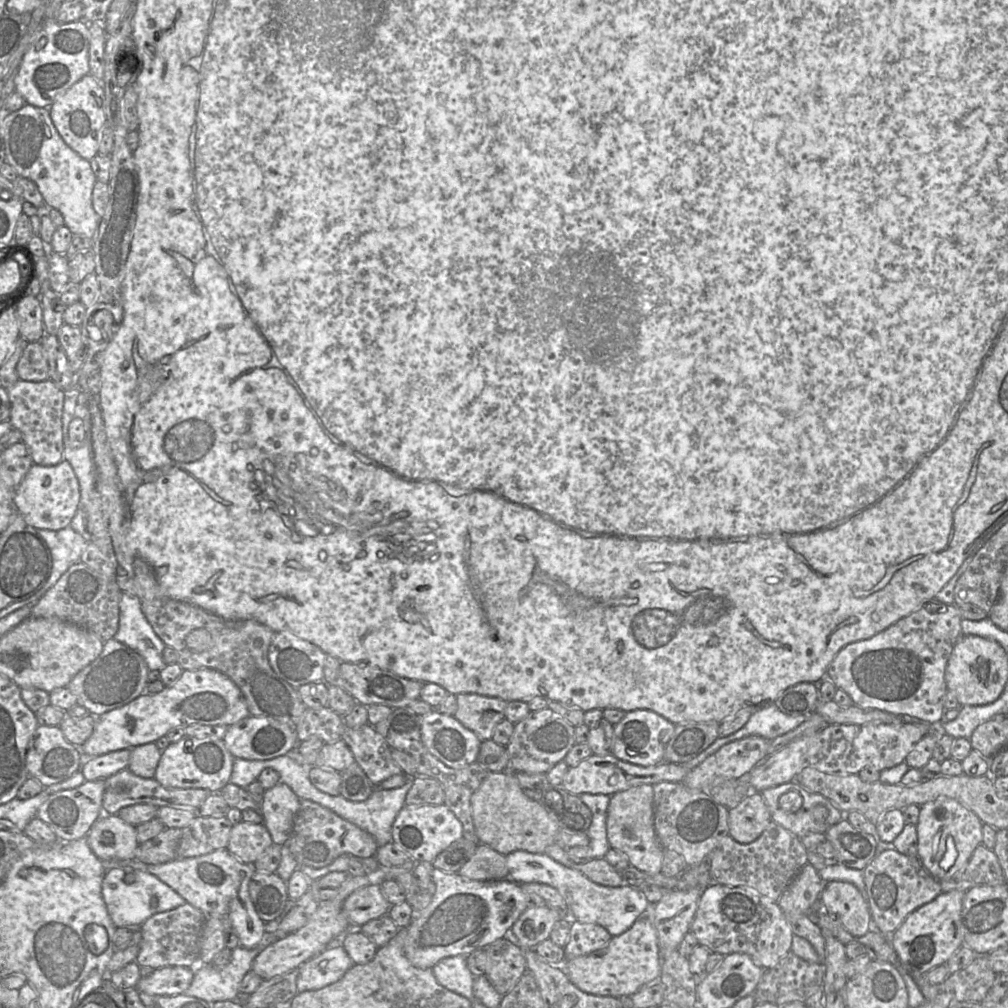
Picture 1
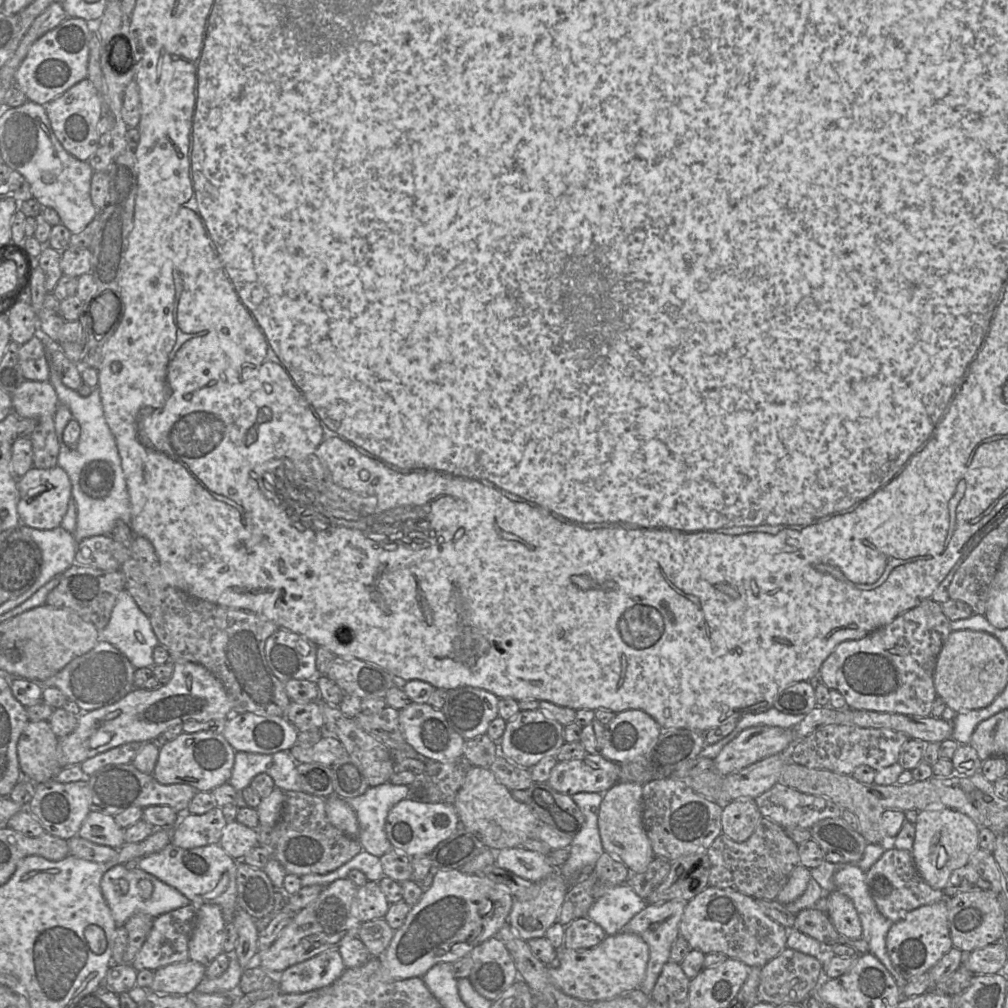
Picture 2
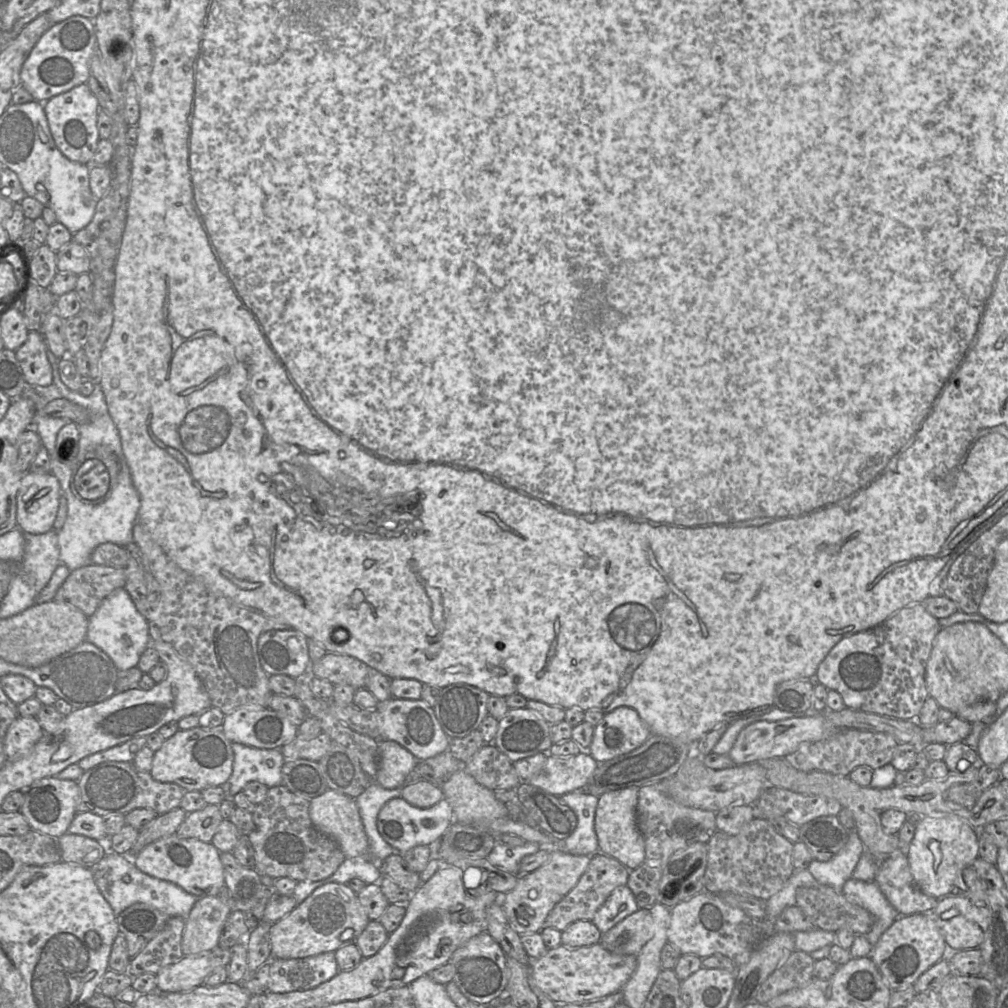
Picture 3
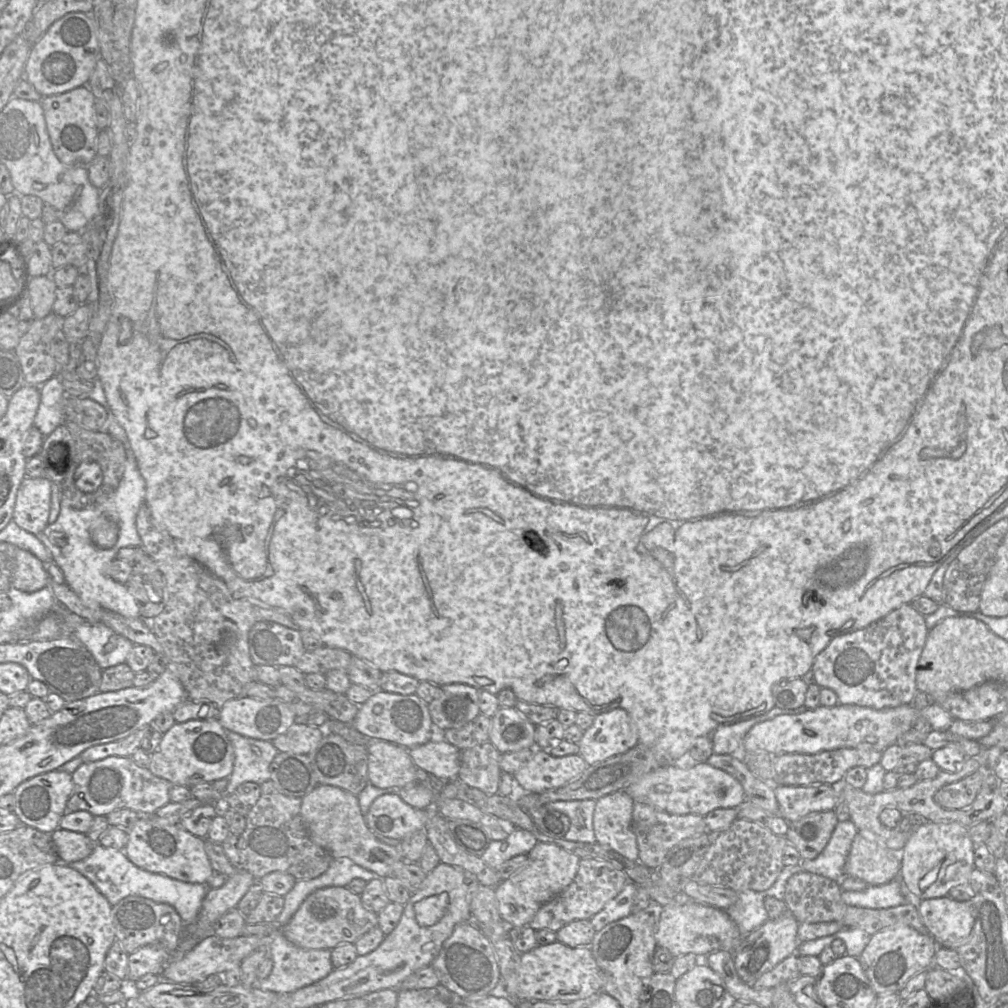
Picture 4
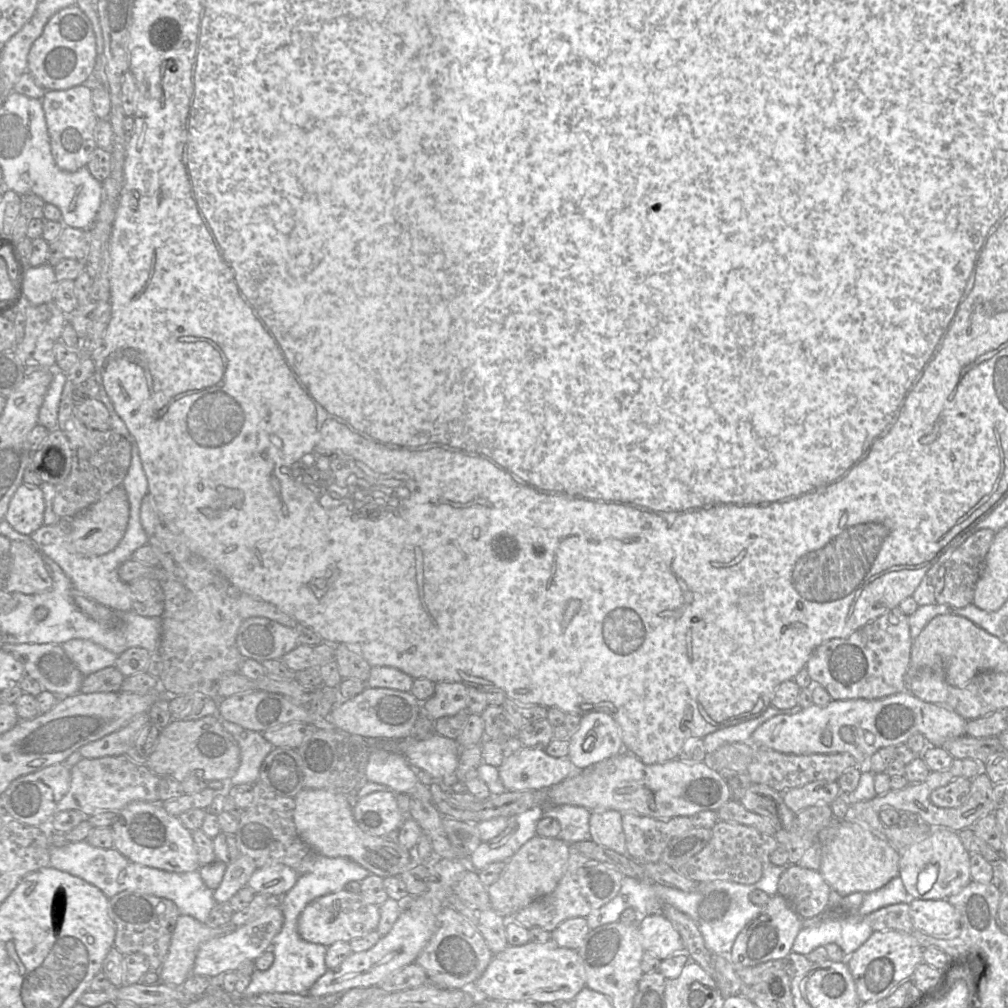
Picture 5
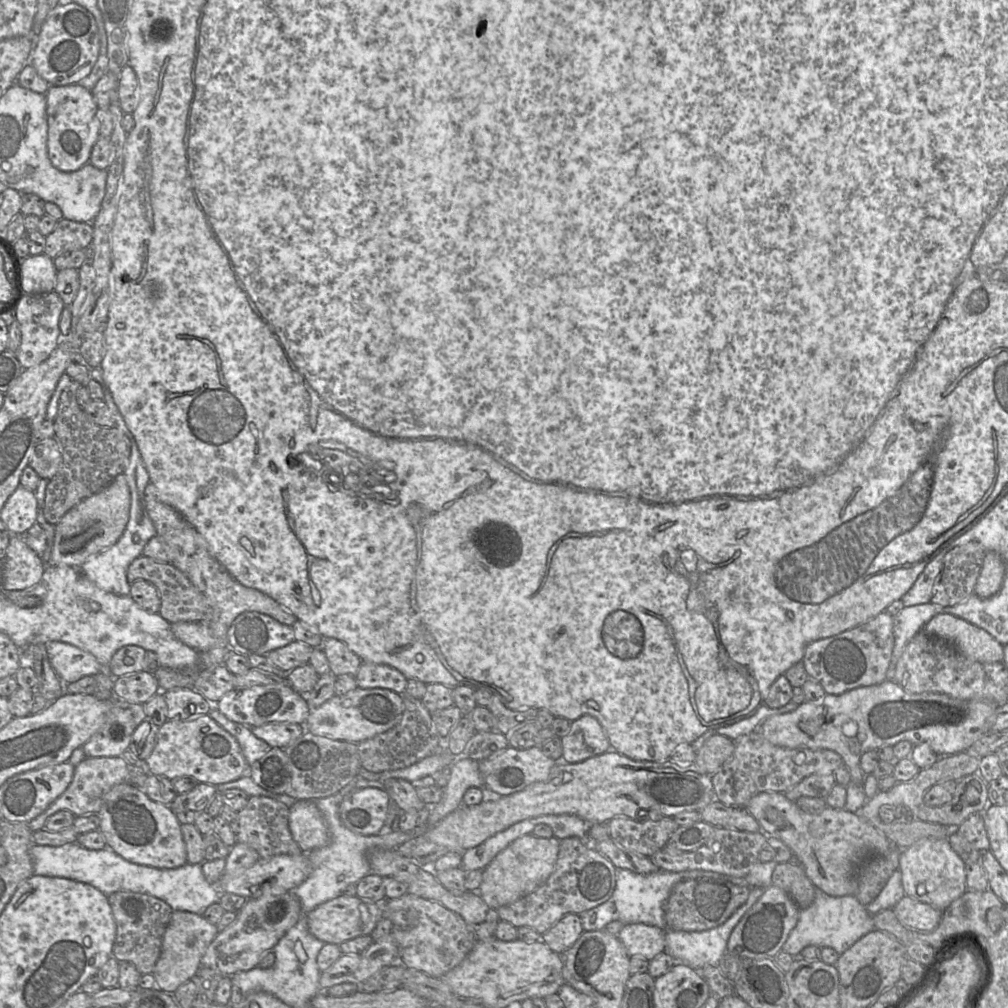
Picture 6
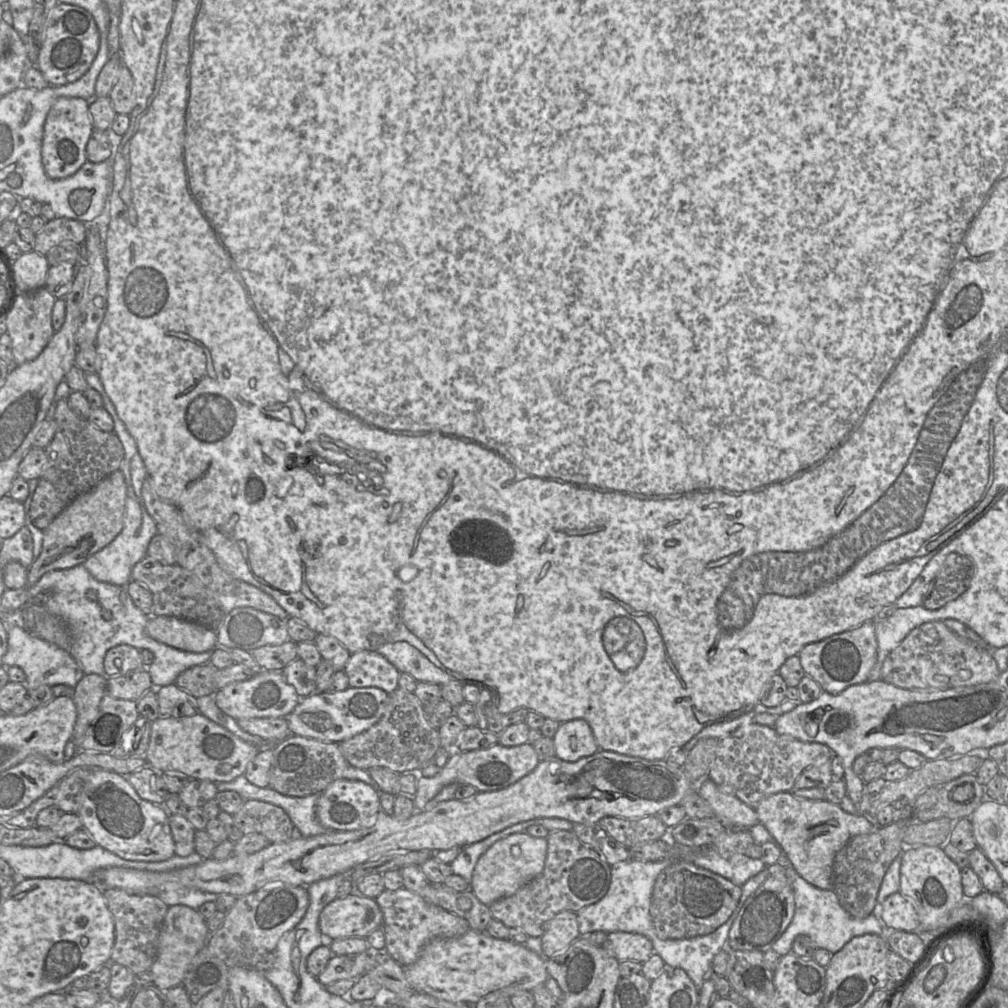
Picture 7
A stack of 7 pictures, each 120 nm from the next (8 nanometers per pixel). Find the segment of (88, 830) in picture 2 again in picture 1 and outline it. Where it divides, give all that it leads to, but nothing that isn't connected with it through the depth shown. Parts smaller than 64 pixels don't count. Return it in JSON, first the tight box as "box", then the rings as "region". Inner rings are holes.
{"box":[86,814,138,863],"region":[[[118,814],[102,815],[92,825],[86,835],[88,845],[92,852],[104,863],[105,861],[119,861],[135,858],[138,847],[136,827],[125,822]]]}

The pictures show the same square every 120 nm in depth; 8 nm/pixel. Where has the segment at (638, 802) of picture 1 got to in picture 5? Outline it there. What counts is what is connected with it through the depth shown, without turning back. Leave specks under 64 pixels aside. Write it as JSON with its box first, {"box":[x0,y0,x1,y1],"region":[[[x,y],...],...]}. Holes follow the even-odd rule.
{"box":[589,810,627,855],"region":[[[616,810],[592,812],[589,825],[592,840],[595,843],[627,855],[621,812]]]}

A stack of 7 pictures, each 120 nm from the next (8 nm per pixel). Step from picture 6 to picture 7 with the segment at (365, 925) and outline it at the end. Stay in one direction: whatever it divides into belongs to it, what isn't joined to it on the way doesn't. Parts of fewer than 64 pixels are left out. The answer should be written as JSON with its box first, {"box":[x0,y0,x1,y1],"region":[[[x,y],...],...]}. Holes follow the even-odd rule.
{"box":[319,895,383,941],"region":[[[364,895],[336,898],[319,917],[319,929],[327,941],[367,938],[382,923],[383,913],[377,902]]]}

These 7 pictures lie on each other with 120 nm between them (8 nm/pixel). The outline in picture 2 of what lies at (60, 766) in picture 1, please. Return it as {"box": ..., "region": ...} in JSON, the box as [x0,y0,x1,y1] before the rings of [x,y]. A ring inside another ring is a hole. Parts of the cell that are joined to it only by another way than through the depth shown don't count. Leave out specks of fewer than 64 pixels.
{"box":[17,721,62,784],"region":[[[29,721],[17,743],[22,776],[35,784],[52,780],[62,770],[57,760],[58,742],[48,721]]]}

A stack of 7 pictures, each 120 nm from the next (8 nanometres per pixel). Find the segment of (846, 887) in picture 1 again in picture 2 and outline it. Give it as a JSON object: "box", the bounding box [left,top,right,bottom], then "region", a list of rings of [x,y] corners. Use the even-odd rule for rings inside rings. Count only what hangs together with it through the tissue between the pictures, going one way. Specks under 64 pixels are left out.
{"box":[826,889,862,939],"region":[[[838,889],[826,895],[827,915],[835,929],[851,939],[862,938],[861,922],[851,899]]]}

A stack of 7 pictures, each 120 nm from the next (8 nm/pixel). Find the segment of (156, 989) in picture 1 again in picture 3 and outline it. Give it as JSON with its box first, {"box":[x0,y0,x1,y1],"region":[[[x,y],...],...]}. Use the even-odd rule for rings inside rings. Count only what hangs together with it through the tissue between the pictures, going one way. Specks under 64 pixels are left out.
{"box":[156,946,231,992],"region":[[[220,946],[185,955],[159,970],[156,974],[157,991],[187,992],[204,984],[204,980],[214,969],[227,966],[230,959],[231,949]]]}

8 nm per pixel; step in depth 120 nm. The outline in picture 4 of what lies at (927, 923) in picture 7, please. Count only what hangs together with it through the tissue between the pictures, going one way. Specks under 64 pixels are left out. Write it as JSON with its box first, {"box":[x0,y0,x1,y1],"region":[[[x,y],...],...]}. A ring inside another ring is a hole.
{"box":[899,822,974,900],"region":[[[924,822],[900,852],[899,878],[920,900],[948,896],[951,888],[968,883],[974,866],[974,843],[968,827],[957,822]]]}

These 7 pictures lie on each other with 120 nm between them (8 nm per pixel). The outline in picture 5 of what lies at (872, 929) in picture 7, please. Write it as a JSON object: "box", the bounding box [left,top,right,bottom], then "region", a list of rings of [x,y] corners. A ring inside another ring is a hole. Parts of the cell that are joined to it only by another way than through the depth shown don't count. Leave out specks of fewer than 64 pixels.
{"box":[792,890,873,955],"region":[[[831,890],[829,909],[823,913],[818,925],[801,928],[792,945],[792,952],[807,955],[819,946],[835,943],[842,949],[844,955],[851,955],[873,933],[872,928],[864,921],[864,916],[860,916],[857,913],[864,895],[865,893],[863,892],[854,892],[847,896],[841,896],[836,891]],[[835,908],[845,912],[830,914],[830,911]]]}

